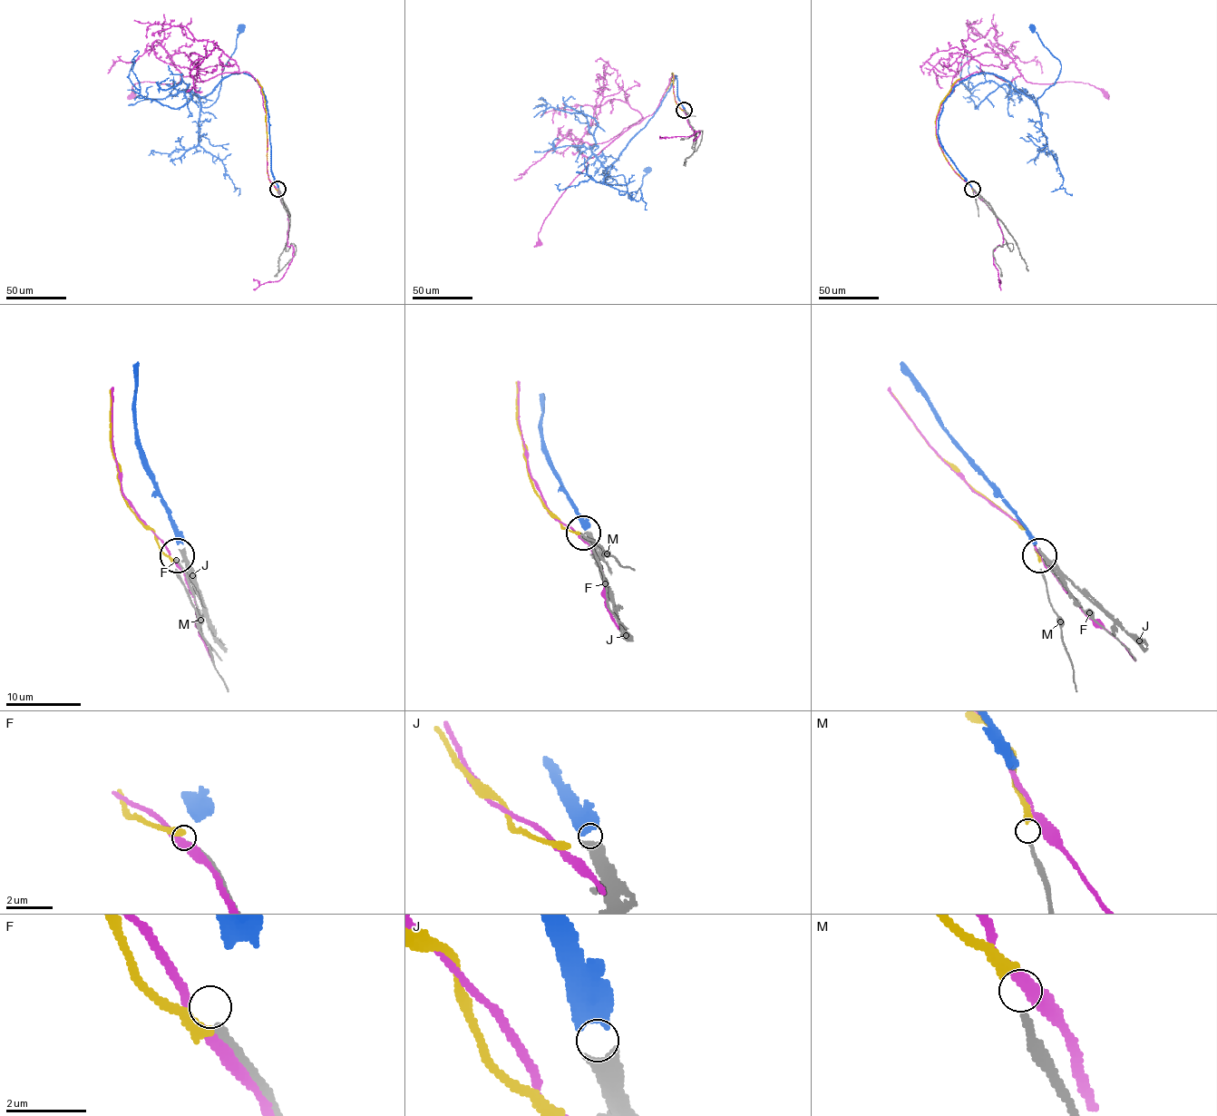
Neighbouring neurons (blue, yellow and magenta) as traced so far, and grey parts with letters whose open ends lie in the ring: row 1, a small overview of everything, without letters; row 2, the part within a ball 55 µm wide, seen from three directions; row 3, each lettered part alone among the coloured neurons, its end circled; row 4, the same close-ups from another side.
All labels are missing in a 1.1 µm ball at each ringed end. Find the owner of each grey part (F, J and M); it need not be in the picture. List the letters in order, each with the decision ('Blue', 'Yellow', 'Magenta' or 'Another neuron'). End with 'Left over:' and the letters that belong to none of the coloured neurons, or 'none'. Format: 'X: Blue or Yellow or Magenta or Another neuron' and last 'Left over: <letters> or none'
F: Another neuron
J: Blue
M: Yellow
Left over: F

